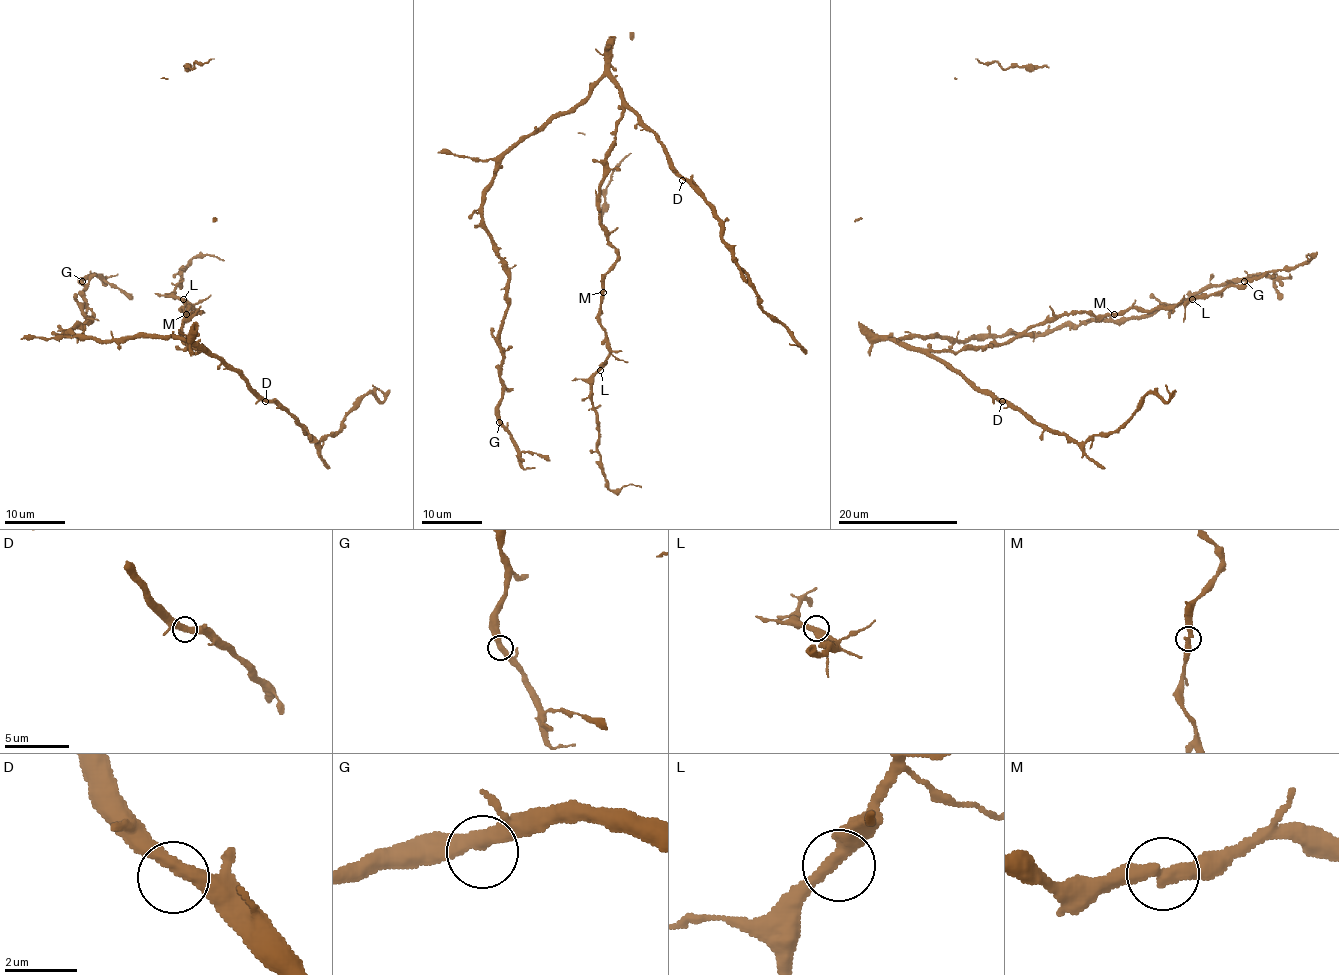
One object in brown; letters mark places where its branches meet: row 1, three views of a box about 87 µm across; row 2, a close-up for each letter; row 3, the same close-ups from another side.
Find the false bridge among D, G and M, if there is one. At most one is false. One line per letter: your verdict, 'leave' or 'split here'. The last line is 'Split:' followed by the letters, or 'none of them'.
D: leave
G: leave
M: leave
Split: none of them

